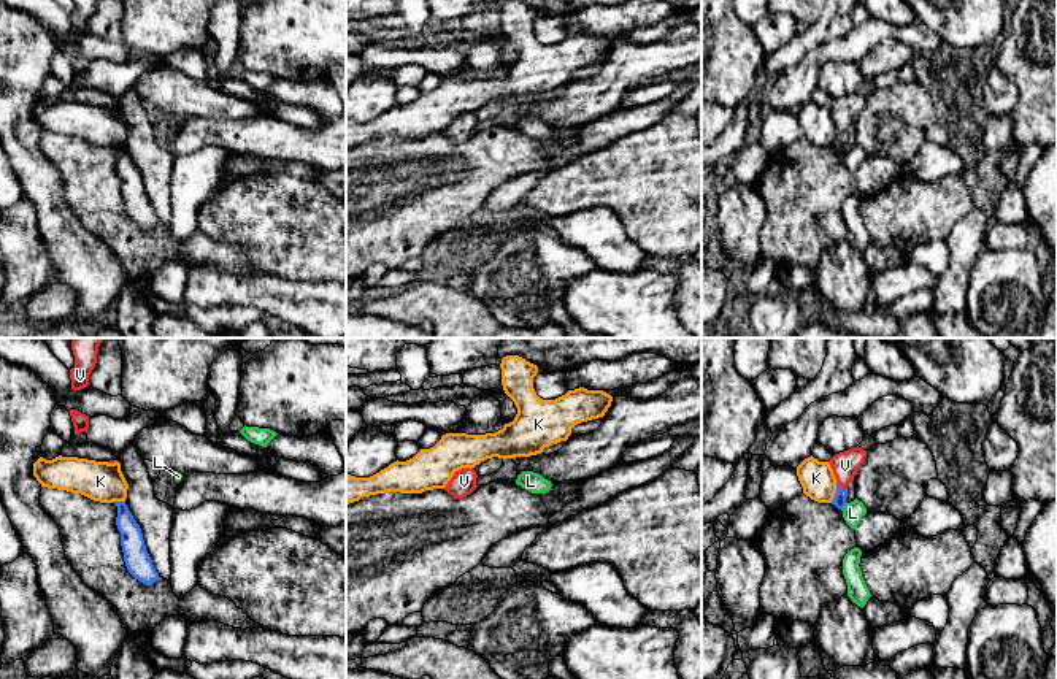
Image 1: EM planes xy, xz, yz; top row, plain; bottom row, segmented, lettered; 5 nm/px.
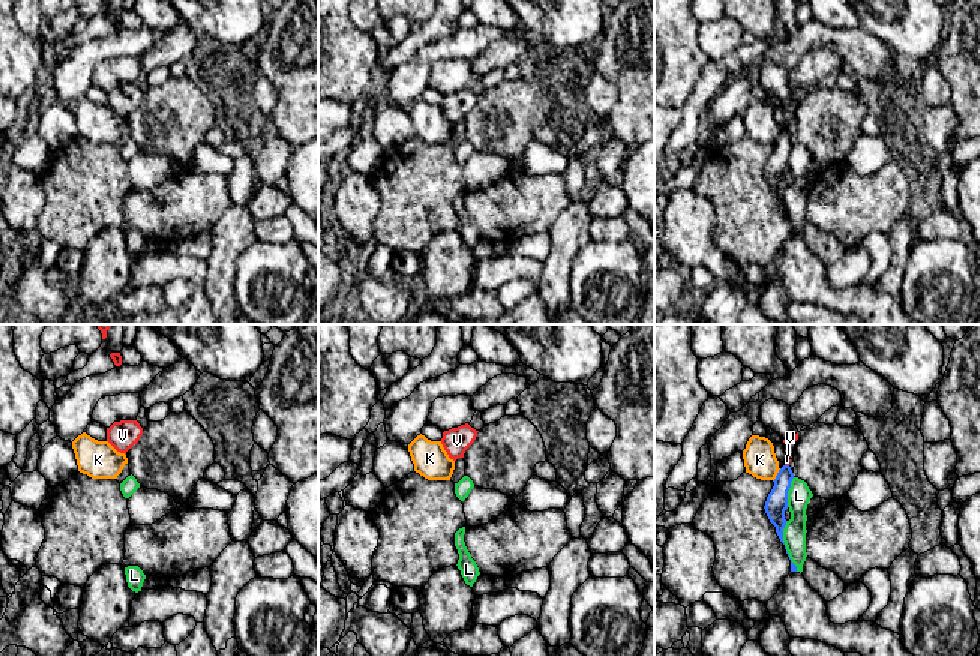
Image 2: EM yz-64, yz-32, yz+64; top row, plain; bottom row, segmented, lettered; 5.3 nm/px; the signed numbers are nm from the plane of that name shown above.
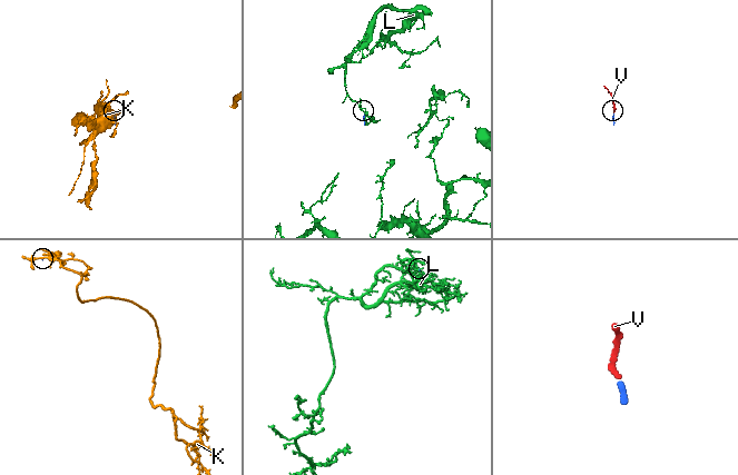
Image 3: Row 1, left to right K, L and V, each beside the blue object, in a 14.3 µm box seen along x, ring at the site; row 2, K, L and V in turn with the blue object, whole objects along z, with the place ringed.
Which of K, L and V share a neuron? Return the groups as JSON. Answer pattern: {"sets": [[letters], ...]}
{"sets": [["K"], ["L"], ["V"]]}

